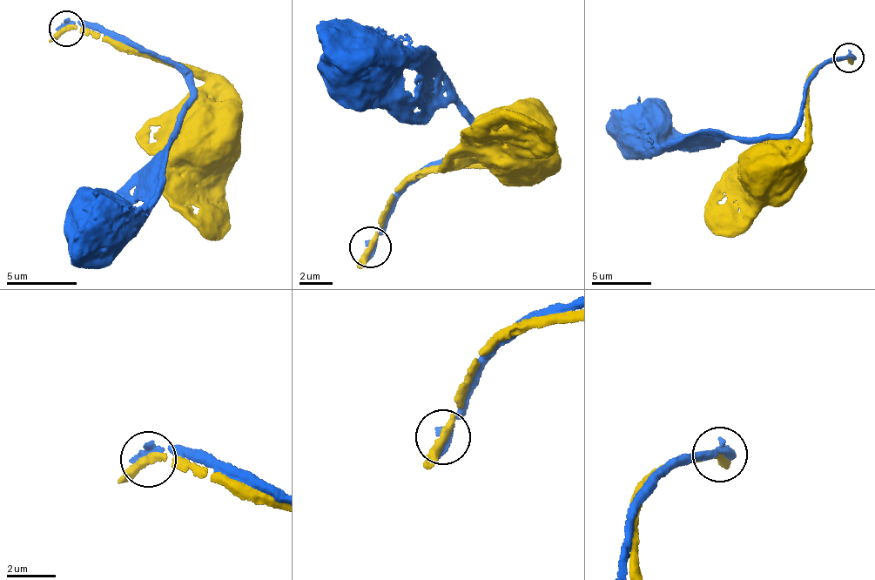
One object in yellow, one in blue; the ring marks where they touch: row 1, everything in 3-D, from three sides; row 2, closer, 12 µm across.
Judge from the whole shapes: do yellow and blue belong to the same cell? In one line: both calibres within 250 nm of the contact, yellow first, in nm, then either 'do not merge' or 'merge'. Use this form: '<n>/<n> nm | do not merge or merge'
320/440 nm | do not merge

